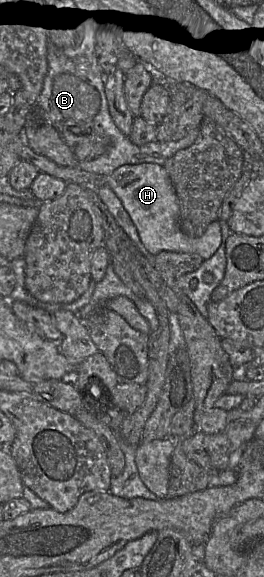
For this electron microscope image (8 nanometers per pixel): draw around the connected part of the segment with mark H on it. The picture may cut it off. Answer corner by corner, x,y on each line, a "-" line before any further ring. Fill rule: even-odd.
156,163
127,164
118,167
110,175
86,172
78,165
58,166
54,177
67,184
76,183
83,187
109,186
122,202
150,255
155,256
161,251
195,253
207,260
221,245
222,235
219,220
212,222
200,237
190,237
181,230
179,201
169,174
163,165

